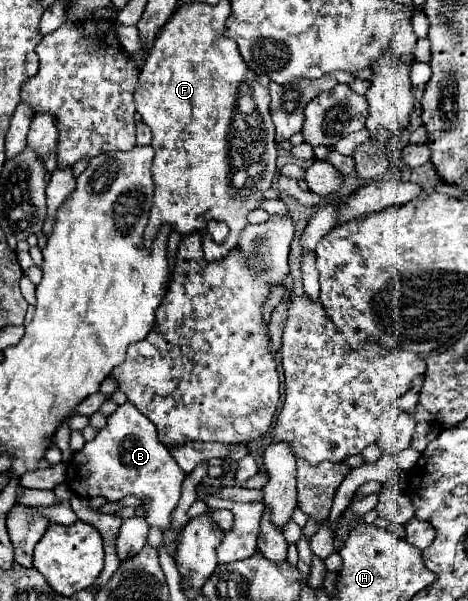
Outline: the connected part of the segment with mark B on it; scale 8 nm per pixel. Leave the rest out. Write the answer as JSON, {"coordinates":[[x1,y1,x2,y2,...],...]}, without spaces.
{"coordinates":[[125,402,119,406,115,414,109,416,109,422,99,434,83,446,83,450,75,452,73,458,67,464,67,486,81,498,95,498,103,496,107,502,117,502,129,494,135,494,145,500,143,508,146,511,146,521,150,527,158,528,162,533,171,525,171,512,175,510,181,494,181,482,185,480,185,474,181,476,181,468,177,466,175,458,169,454,169,450,159,442,155,424,143,416,131,402]]}

